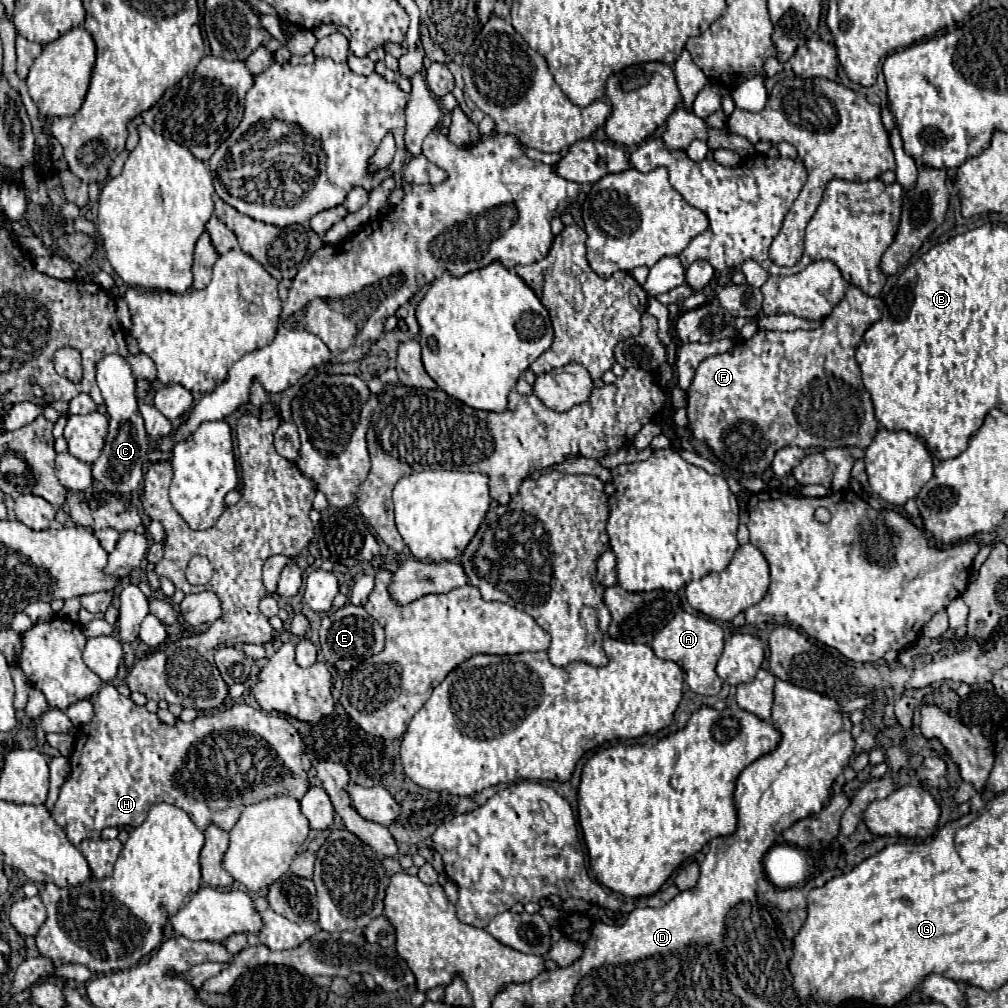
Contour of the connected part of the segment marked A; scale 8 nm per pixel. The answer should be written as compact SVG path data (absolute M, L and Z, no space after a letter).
M679 612L653 640L653 652L661 660L671 660L679 664L685 672L685 682L695 694L717 696L721 692L721 678L715 672L715 666L723 652L723 630L715 621L705 616L695 616L689 612Z

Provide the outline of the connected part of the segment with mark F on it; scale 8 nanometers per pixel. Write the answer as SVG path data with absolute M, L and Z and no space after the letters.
M849 286L845 298L819 328L793 332L759 330L753 338L739 340L729 352L705 358L687 390L687 414L693 436L711 446L727 466L733 464L745 474L761 474L783 446L867 448L877 434L879 422L875 418L871 396L863 386L855 350L857 338L861 342L867 328L881 318L883 306L881 298L871 298L857 286Z

